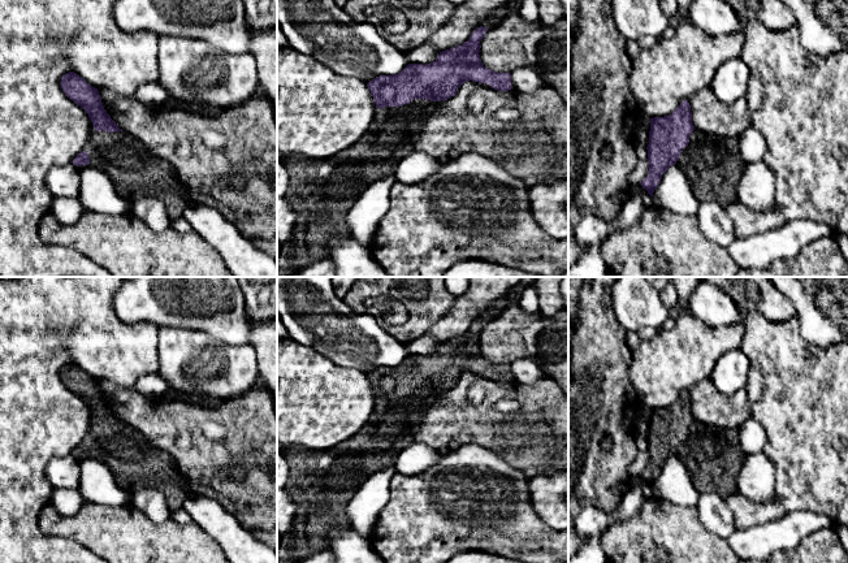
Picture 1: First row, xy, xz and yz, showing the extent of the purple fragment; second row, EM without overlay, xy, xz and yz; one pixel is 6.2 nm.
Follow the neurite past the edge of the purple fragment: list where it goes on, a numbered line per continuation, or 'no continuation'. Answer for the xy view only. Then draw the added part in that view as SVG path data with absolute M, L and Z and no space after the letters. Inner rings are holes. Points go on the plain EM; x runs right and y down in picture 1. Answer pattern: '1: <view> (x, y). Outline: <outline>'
1: xy (137, 464). Outline: M91 413L83 442L88 445L90 455L78 459L90 458L105 463L113 471L118 486L129 495L155 488L165 494L173 511L182 507L192 493L173 456L148 443L139 430L126 423L96 423Z

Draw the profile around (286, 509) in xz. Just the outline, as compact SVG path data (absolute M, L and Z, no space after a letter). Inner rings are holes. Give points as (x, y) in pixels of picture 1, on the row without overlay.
M277 489L277 530L287 533L291 530L295 517L295 501L286 489Z

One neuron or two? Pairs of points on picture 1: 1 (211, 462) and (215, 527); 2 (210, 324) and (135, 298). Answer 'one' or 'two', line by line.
1: two
2: one

